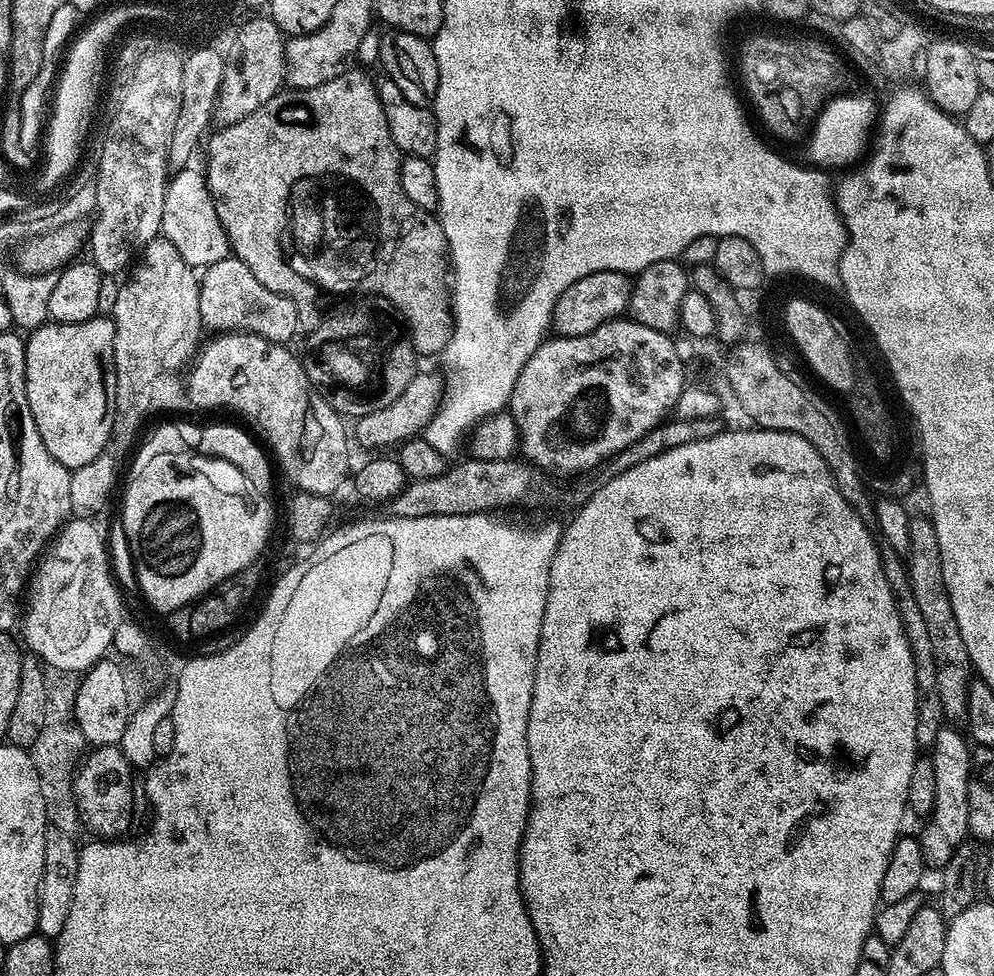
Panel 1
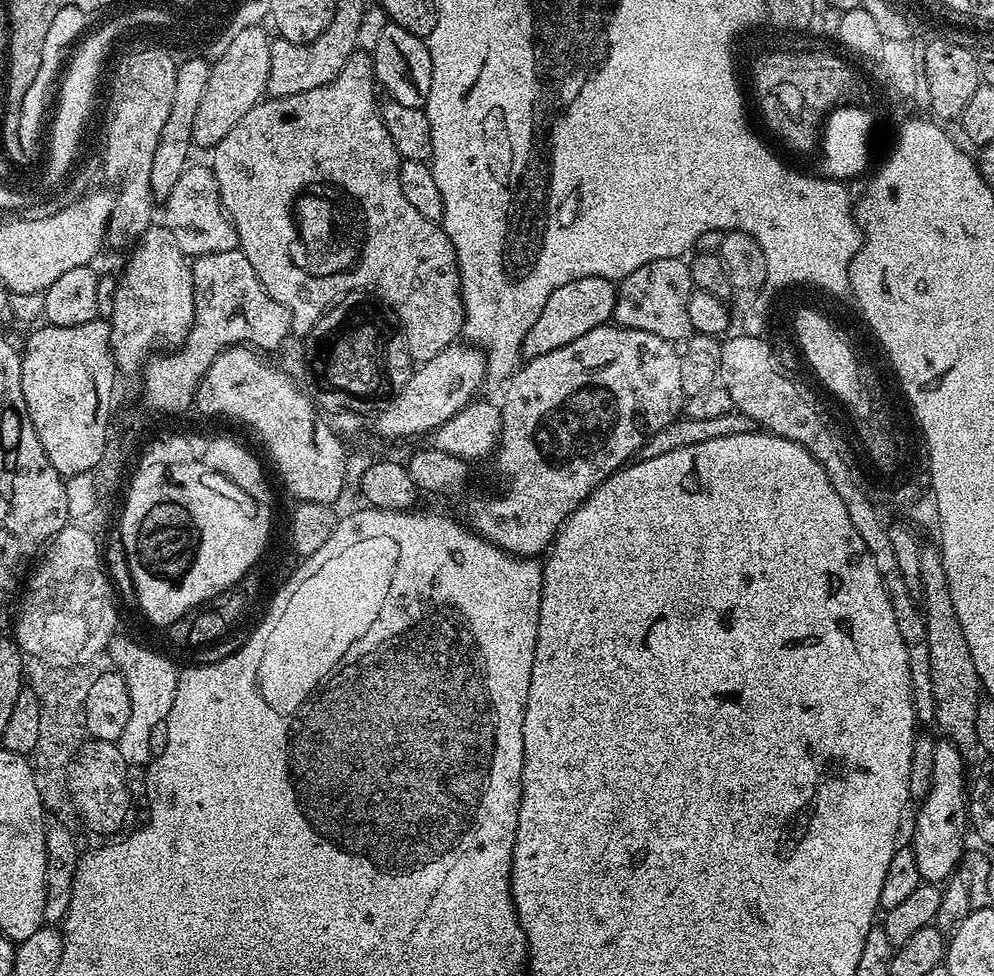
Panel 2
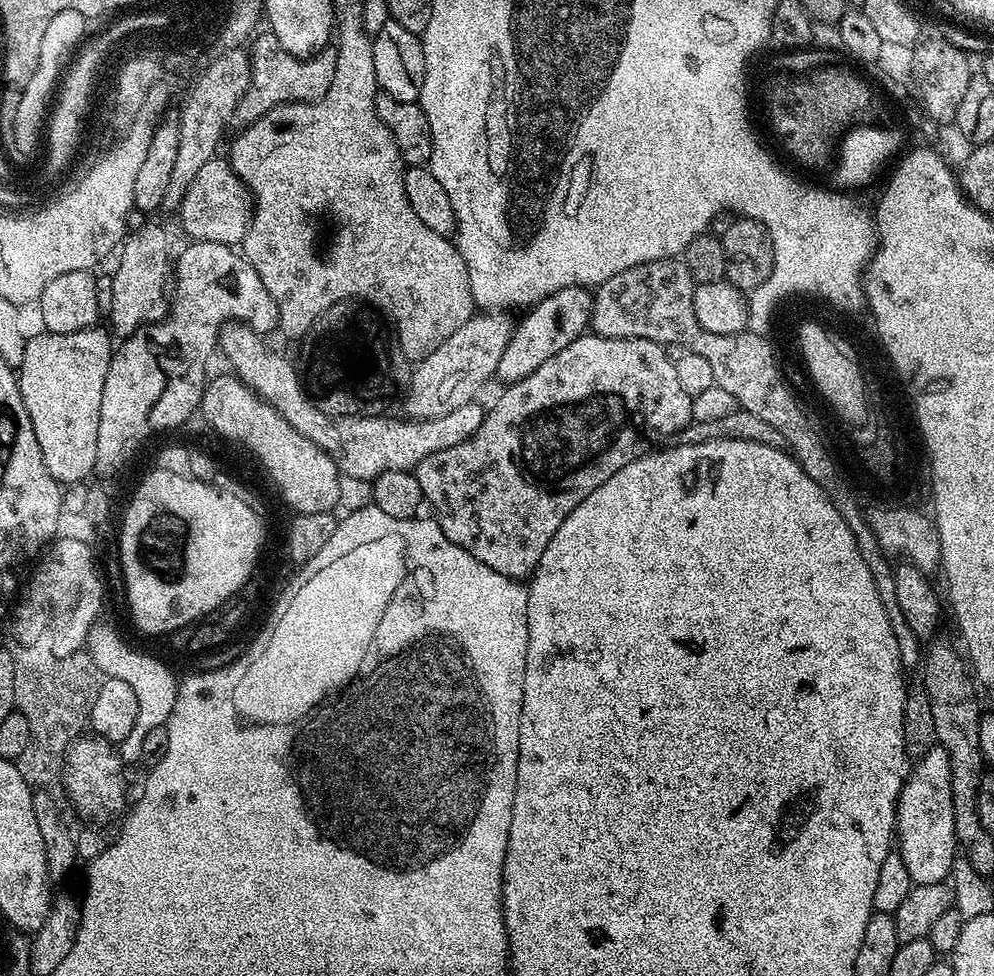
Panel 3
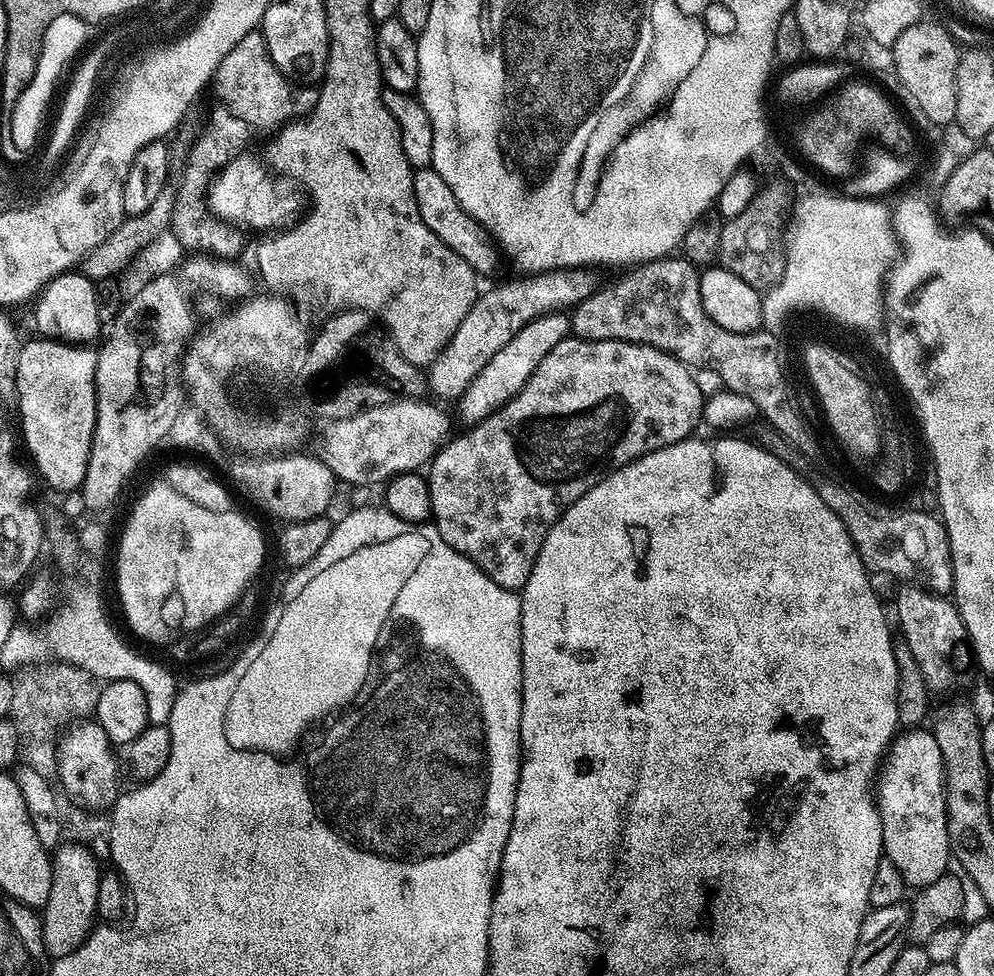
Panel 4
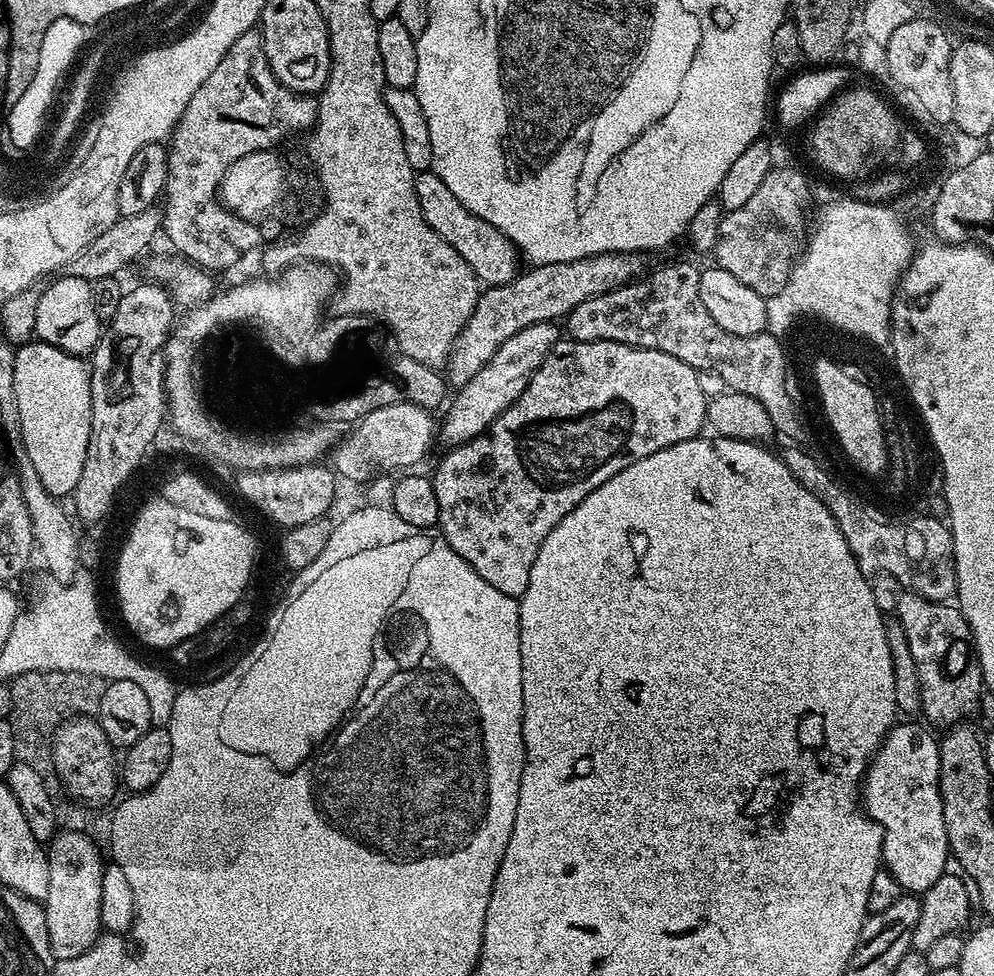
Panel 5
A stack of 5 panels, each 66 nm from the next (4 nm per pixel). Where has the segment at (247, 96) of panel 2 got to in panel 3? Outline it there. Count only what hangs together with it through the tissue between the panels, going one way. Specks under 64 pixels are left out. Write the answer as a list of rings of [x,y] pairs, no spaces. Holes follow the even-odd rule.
[[[232,46],[224,51],[228,52],[222,53],[213,64],[205,66],[204,73],[193,82],[192,89],[188,96],[186,92],[179,107],[178,159],[174,161],[174,171],[170,174],[170,186],[166,186],[163,211],[175,213],[179,209],[190,182],[194,182],[194,174],[198,174],[198,170],[202,170],[202,166],[206,166],[206,162],[217,155],[216,147],[224,136],[224,127],[233,123],[236,107],[248,89],[252,77],[249,53],[240,46]]]

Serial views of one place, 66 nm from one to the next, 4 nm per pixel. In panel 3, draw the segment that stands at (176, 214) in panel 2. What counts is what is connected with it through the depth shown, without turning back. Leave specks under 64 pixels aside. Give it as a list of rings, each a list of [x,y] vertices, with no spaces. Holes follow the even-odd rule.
[[[214,158],[194,174],[194,182],[186,190],[178,209],[180,224],[184,227],[184,232],[192,240],[205,240],[206,242],[218,242],[219,244],[239,245],[244,239],[245,232],[248,231],[248,222],[252,218],[253,201],[250,199],[248,188],[238,178],[238,174],[233,170],[231,163],[227,159]]]

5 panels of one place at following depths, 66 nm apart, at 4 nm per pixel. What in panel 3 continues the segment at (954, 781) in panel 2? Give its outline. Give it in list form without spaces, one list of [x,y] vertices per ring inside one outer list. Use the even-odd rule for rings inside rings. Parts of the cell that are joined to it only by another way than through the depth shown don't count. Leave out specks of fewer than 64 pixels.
[[[939,746],[928,749],[928,753],[919,757],[911,765],[900,796],[896,799],[895,843],[906,870],[910,870],[913,884],[943,884],[949,879],[952,863],[958,857],[956,831],[954,830],[954,802],[950,790],[950,758],[946,750]]]

